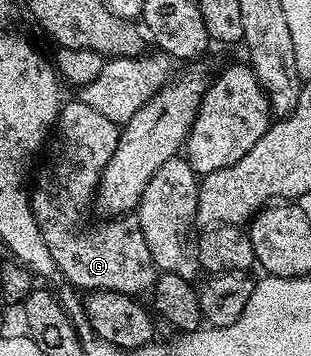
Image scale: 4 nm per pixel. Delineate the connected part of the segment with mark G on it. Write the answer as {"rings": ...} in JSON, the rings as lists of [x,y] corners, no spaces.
{"rings":[[[81,101],[64,102],[42,156],[43,168],[39,176],[37,171],[29,191],[31,212],[53,257],[56,272],[64,275],[70,286],[83,293],[116,291],[139,297],[142,291],[150,292],[154,288],[157,268],[138,222],[131,217],[111,217],[84,231],[79,228],[87,207],[89,211],[92,206],[101,173],[109,165],[113,149],[117,149],[119,132],[116,123],[97,113],[97,109]]]}

